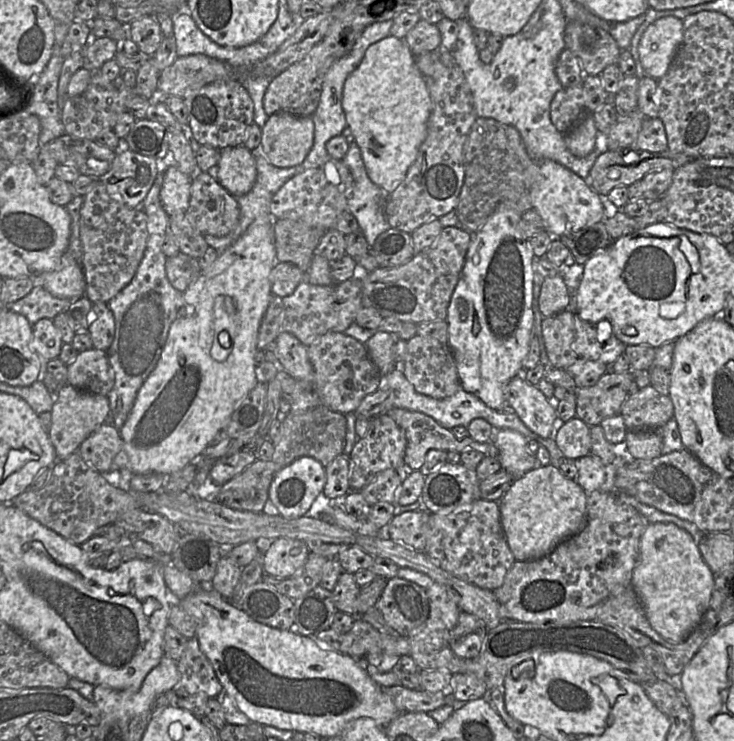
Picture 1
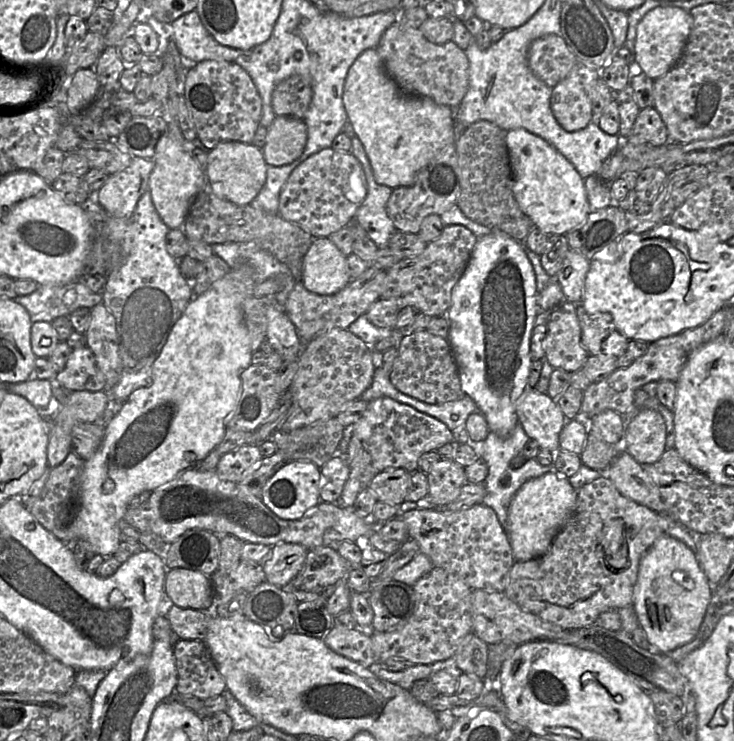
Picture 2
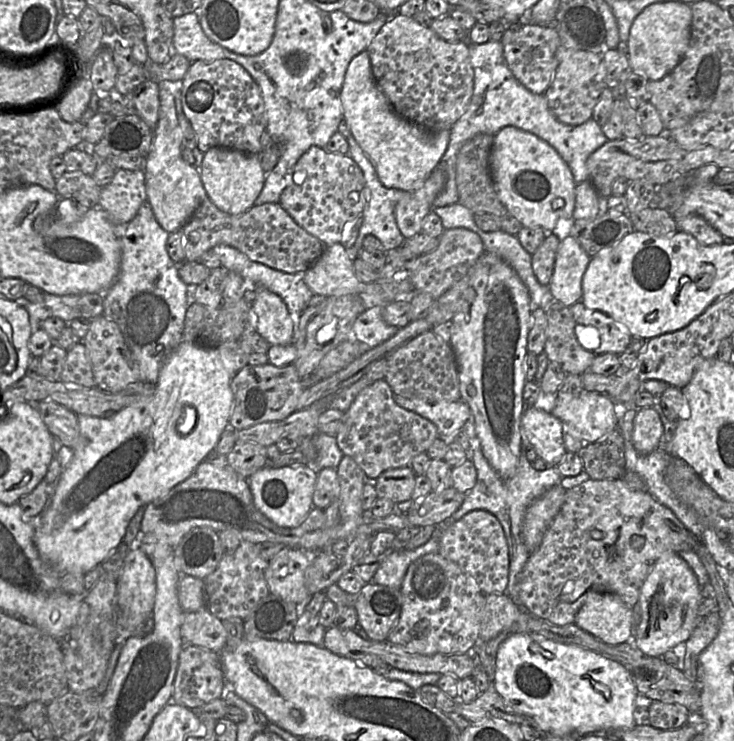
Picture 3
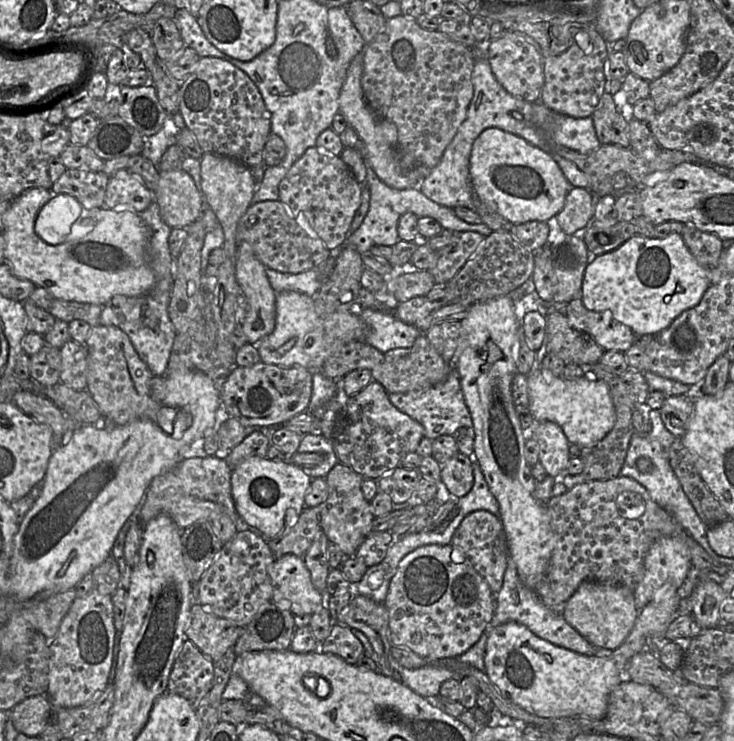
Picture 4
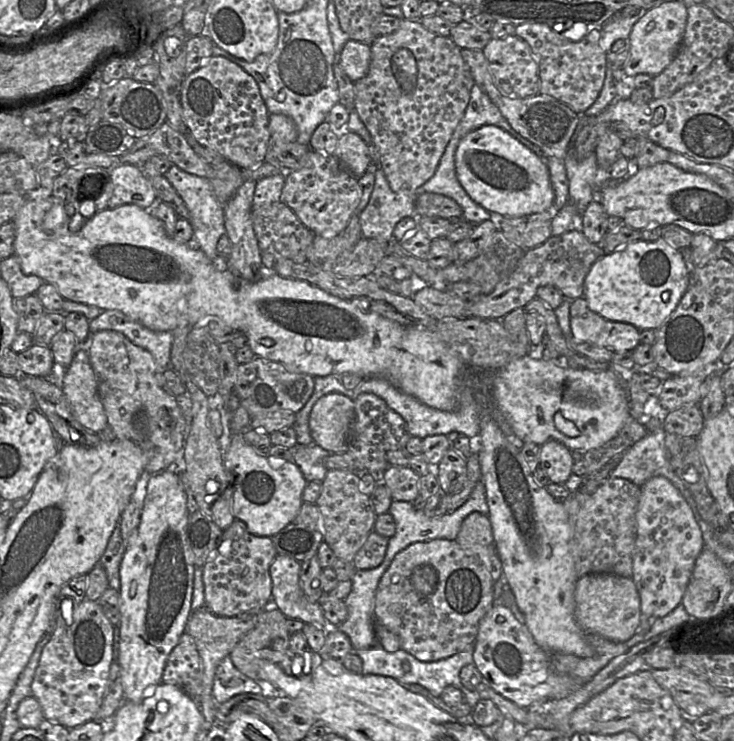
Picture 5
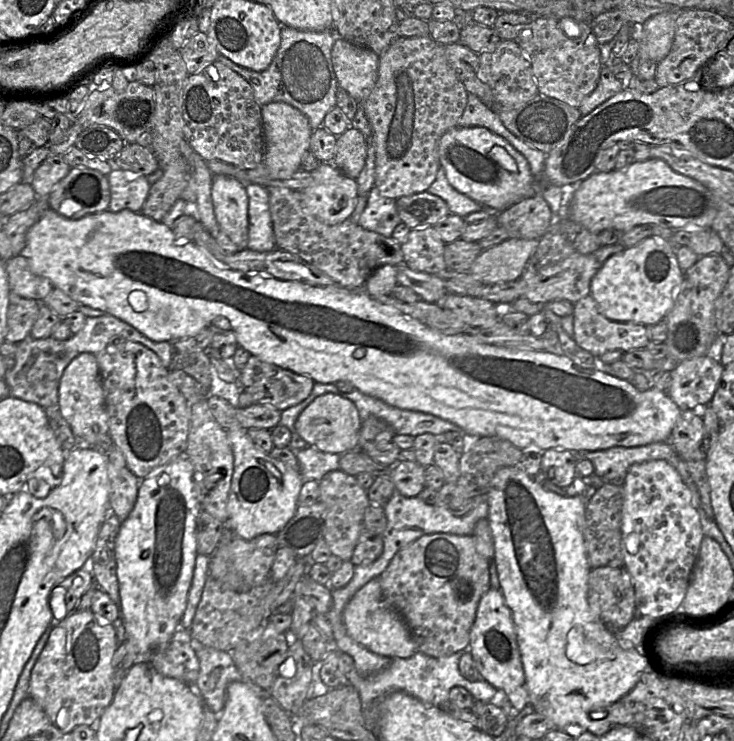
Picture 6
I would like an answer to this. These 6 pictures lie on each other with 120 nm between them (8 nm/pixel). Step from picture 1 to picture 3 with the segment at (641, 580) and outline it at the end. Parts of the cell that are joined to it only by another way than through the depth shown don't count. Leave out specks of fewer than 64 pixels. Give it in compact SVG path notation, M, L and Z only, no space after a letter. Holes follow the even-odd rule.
M663 553L646 577L640 597L641 621L634 632L634 644L645 655L661 657L667 651L681 647L697 625L697 610L702 600L702 588L687 562L678 553Z

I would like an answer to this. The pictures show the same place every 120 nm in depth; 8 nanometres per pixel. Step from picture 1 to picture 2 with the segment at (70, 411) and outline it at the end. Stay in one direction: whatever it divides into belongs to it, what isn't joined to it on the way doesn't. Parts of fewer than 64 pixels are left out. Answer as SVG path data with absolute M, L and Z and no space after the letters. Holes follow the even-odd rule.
M72 391L61 402L47 446L49 468L61 464L72 451L72 429L80 422L100 423L109 403L105 391Z

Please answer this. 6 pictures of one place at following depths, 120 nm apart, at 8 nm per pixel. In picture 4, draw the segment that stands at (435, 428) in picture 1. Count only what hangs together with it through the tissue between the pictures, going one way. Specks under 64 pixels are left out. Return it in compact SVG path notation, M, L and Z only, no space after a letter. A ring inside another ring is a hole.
M373 380L347 399L333 434L333 448L339 463L350 467L364 479L378 480L399 467L407 454L416 452L424 436L423 426L397 409L390 402L385 388Z

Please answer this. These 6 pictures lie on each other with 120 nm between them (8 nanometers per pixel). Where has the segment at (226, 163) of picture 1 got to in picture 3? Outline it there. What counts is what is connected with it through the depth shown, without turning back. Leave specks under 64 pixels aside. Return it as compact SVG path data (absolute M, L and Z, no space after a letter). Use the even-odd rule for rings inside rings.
M221 146L210 148L204 153L200 171L209 199L218 209L230 215L242 214L255 204L263 189L266 174L261 166L260 155Z

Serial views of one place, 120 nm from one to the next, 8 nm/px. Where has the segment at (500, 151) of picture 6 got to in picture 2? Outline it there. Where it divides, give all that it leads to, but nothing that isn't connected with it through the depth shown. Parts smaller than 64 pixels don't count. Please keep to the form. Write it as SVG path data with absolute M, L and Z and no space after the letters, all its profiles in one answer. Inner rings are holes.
M523 128L506 133L513 176L513 194L523 212L547 235L565 235L582 224L591 212L584 179L558 150Z

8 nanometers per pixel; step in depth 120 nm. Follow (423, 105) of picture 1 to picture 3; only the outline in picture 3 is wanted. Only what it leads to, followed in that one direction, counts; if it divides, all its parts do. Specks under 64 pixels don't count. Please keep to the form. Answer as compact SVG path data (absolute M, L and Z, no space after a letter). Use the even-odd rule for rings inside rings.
M362 51L350 61L340 99L344 120L373 164L382 185L403 191L421 188L445 154L450 130L430 132L397 114L375 82L367 51Z

